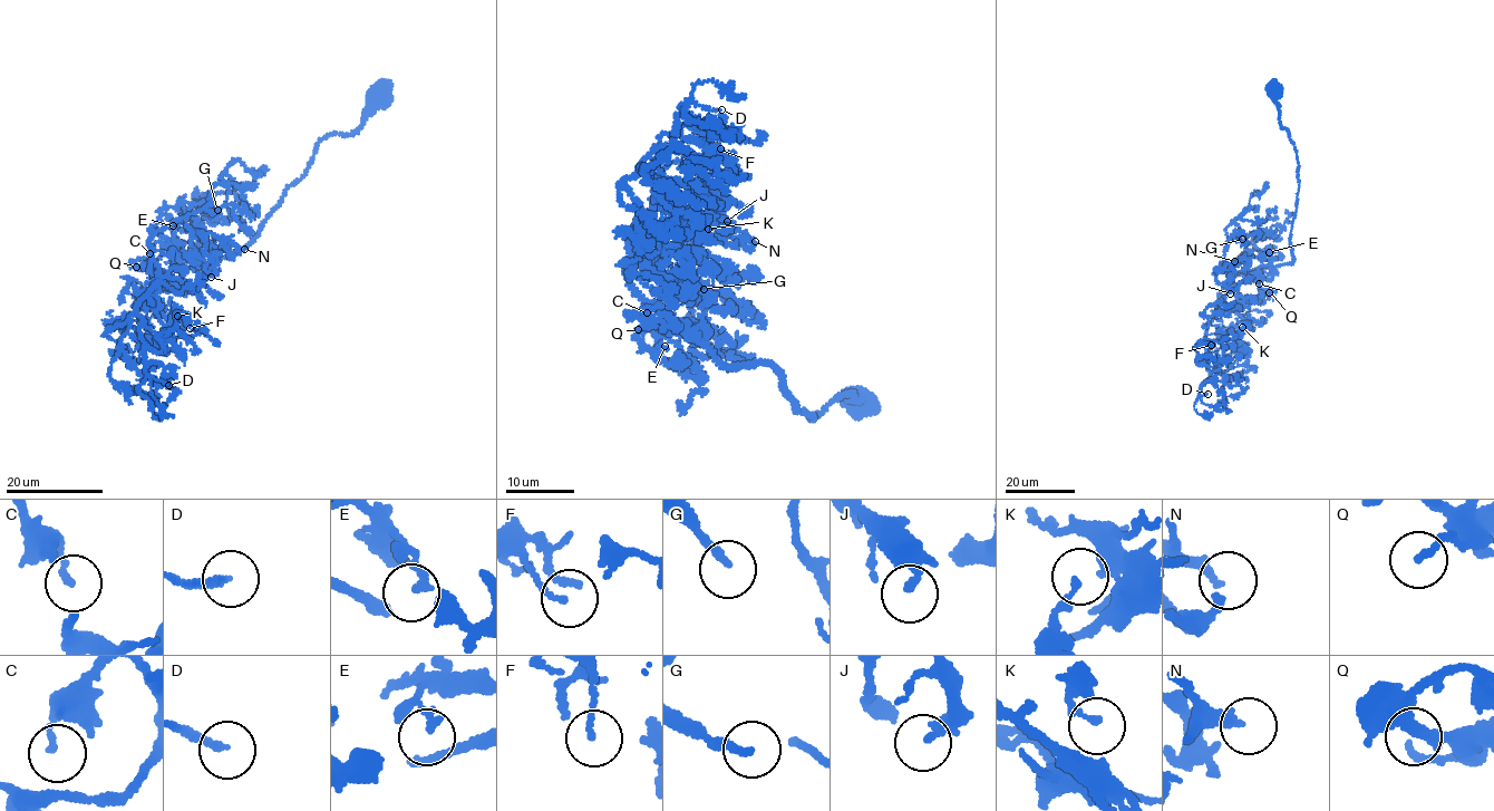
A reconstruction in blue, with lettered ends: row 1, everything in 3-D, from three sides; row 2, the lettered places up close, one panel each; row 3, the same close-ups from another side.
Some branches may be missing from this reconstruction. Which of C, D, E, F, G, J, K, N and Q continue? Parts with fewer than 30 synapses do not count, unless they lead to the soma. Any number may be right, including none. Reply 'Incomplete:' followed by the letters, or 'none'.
Incomplete: G

